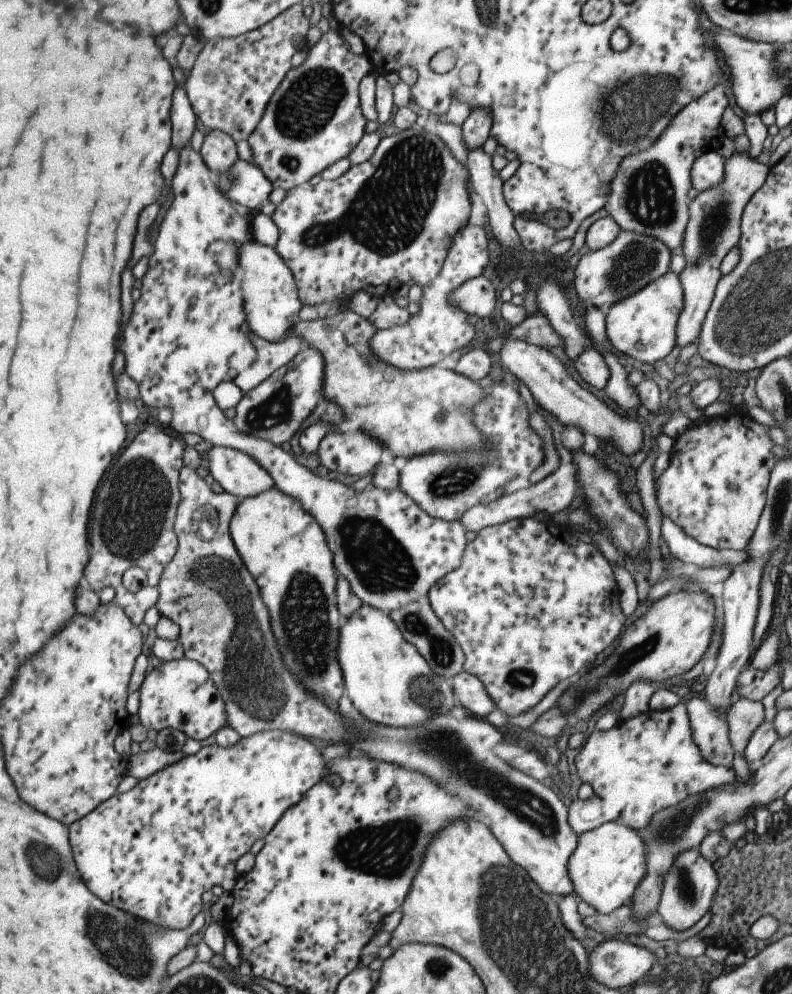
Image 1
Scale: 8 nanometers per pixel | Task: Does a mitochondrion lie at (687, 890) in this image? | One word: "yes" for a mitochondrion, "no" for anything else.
yes

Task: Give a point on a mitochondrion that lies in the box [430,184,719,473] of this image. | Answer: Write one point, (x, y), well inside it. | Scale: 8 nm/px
(636, 262)

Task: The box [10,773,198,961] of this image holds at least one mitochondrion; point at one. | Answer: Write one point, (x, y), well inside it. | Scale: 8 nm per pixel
(51, 869)

